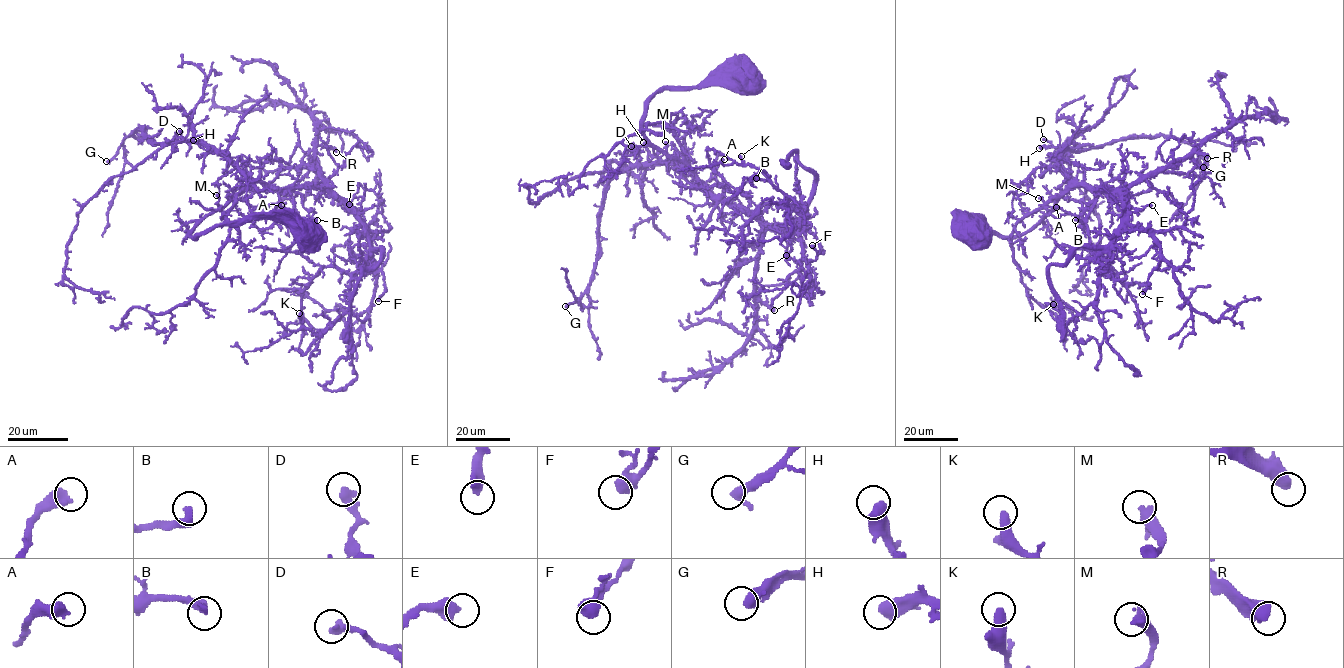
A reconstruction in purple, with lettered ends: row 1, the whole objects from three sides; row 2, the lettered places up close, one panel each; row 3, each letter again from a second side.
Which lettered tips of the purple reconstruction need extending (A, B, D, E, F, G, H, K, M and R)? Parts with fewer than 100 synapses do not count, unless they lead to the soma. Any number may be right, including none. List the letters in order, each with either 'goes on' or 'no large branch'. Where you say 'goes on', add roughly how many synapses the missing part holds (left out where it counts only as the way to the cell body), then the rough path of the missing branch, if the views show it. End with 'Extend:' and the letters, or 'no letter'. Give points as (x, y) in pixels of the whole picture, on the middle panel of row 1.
A: no large branch
B: no large branch
D: no large branch
E: no large branch
F: no large branch
G: no large branch
H: no large branch
K: no large branch
M: no large branch
R: no large branch
Extend: no letter

